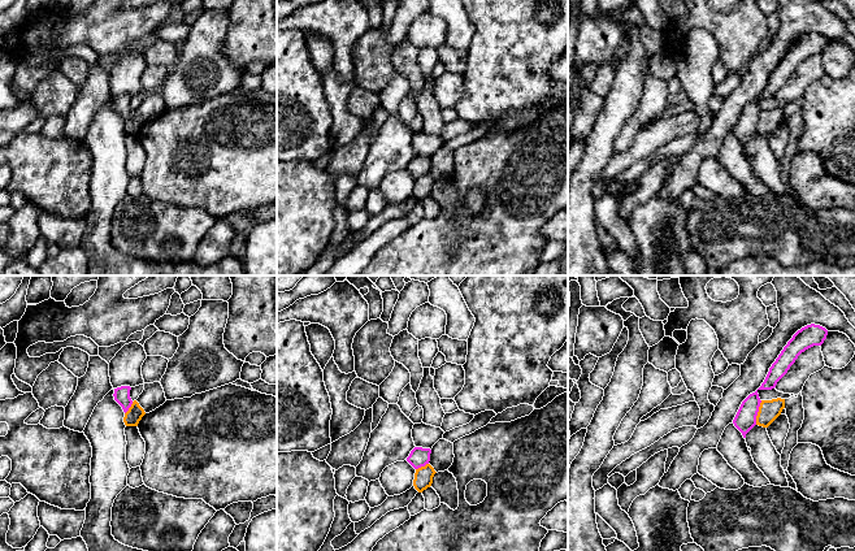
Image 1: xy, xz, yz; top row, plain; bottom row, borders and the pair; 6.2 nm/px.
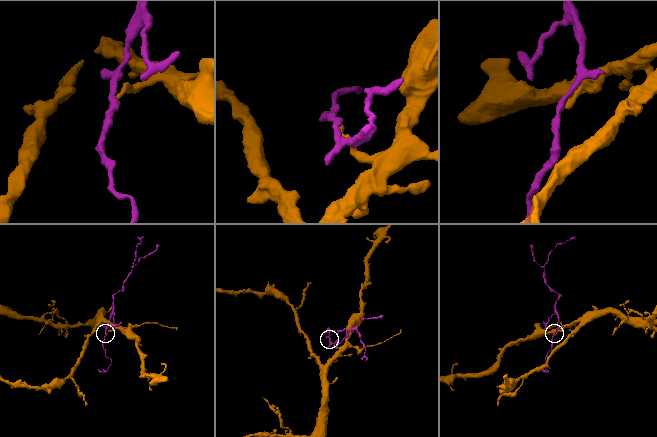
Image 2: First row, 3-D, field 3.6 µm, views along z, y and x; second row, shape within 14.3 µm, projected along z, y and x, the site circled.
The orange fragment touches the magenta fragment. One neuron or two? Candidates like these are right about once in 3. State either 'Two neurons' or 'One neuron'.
Two neurons

